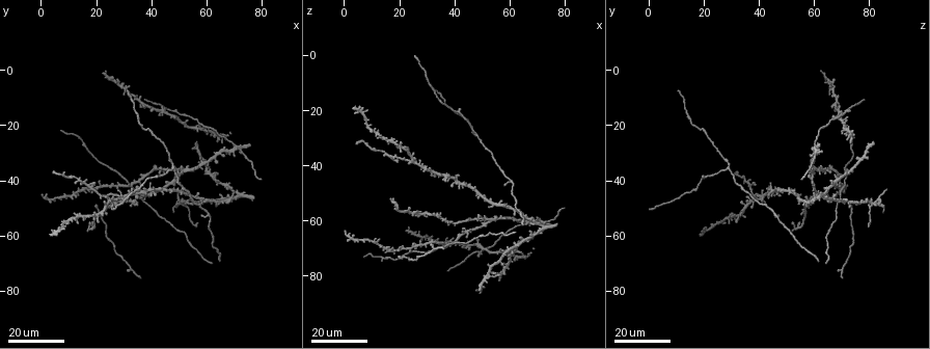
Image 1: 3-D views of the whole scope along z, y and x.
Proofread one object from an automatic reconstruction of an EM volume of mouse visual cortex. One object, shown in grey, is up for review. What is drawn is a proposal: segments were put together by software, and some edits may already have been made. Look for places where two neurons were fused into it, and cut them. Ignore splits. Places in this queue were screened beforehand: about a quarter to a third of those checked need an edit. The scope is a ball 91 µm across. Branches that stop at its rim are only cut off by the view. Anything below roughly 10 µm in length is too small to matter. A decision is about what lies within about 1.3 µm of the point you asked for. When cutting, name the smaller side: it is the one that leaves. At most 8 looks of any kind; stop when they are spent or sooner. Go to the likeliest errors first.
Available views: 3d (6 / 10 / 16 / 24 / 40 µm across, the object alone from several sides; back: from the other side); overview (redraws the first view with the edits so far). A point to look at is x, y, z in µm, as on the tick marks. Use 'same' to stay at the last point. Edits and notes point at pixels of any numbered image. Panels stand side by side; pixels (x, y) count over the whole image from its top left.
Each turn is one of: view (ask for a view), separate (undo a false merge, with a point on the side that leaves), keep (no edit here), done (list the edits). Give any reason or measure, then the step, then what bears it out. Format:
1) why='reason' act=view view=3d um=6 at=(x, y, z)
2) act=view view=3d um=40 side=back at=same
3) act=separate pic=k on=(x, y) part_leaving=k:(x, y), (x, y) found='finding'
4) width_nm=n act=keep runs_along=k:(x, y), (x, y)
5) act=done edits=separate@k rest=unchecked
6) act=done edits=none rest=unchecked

why='sudden change in width' act=view view=3d um=24 at=(14, 39, 35)

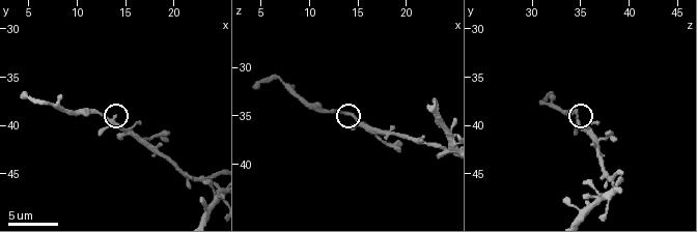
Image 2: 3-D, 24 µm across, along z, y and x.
act=view view=3d um=10 at=(14.4, 39.8, 35.0)

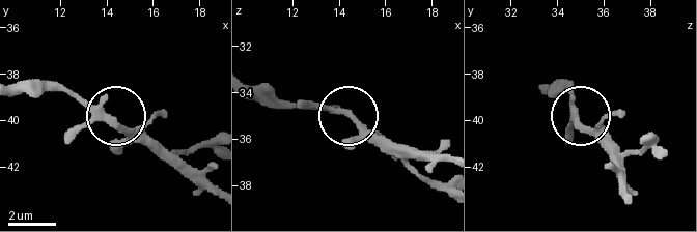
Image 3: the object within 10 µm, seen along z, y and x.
arms=4 act=keep runs_along=3:(210, 192), (120, 124), (84, 107), (62, 85) found='one neuron here'

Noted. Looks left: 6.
why='three arms meet' act=view view=3d um=24 at=(48, 36, 28)

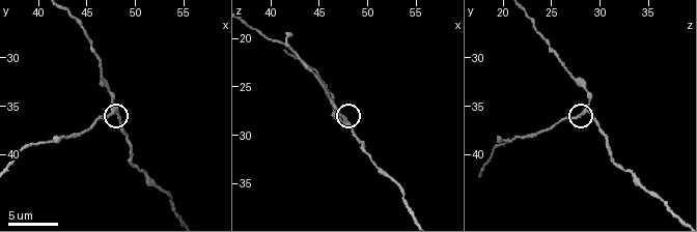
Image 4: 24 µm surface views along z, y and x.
act=view view=3d um=6 at=(47.8, 35.6, 28.2)

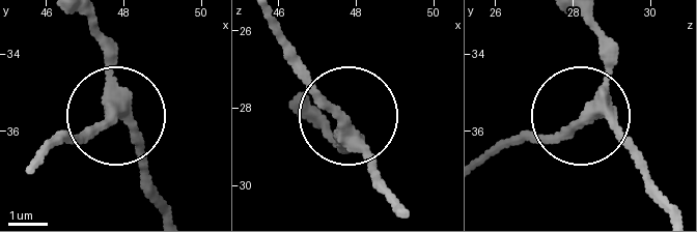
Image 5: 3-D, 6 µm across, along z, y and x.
width_nm=310 act=keep runs_along=5:(676, 213), (634, 145), (587, 112), (604, 76), (593, 19) found='one neuron here'

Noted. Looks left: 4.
why='arms part here' act=view view=3d um=24 at=(61, 53, 47)

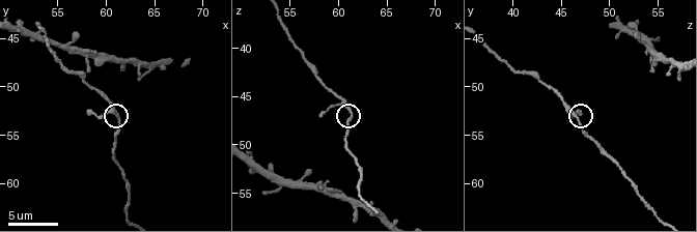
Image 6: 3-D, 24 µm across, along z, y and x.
act=view view=3d um=6 at=(60.8, 52.4, 46.2)

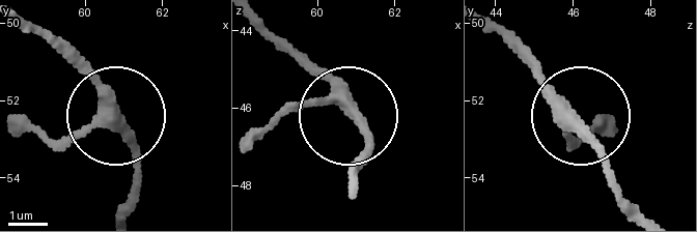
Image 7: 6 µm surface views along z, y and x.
act=keep found='all the same neuron'

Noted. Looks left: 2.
act=done edits=none rest=unchecked

